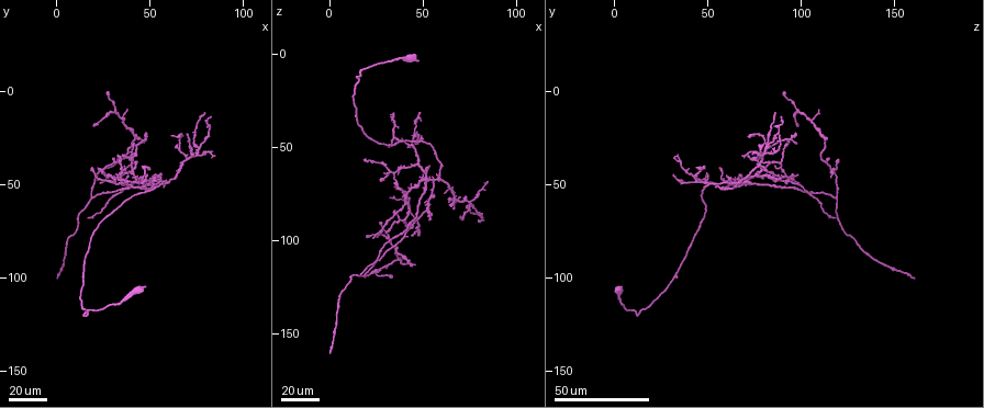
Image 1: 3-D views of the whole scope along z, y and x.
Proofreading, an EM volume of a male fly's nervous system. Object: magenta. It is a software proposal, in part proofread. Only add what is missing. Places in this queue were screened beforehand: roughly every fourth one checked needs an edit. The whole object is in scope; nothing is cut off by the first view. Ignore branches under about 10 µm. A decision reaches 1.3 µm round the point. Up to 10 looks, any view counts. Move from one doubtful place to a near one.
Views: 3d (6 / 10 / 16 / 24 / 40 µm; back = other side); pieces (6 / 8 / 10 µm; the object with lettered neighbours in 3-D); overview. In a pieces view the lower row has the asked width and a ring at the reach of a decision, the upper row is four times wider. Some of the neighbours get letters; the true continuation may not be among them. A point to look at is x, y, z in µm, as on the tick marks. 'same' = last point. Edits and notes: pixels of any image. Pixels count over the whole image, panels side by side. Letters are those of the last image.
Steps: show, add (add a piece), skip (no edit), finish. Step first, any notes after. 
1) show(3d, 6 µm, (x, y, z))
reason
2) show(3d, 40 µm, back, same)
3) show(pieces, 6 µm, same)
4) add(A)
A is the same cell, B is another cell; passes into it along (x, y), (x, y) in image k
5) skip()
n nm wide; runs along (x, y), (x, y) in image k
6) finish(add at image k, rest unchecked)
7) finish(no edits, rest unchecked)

show(3d, 24 µm, (23, 49, 98))
an open end

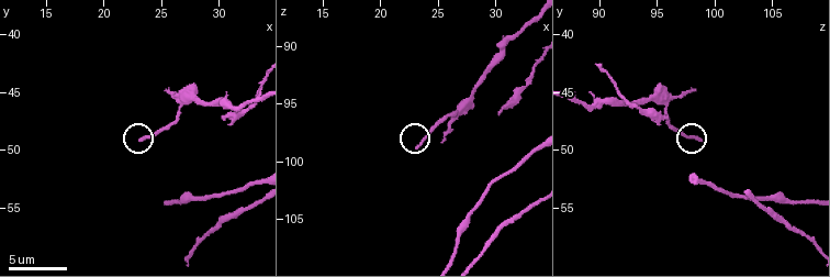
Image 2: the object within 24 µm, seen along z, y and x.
show(pieces, 6 µm, (23.4, 49.0, 98.8))

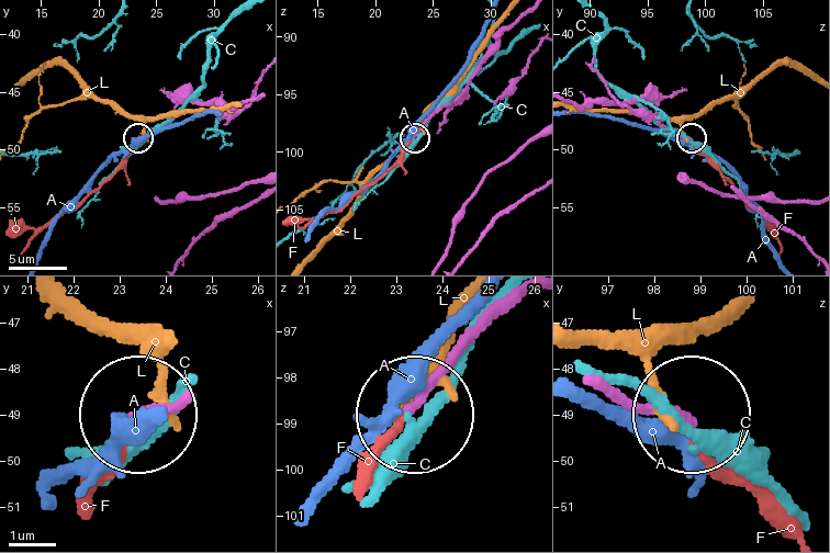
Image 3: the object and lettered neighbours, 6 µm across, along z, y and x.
add(F)
F is the same cell, A, C and L are other cells; passes into it along (524, 295), (387, 444) in image 3; the cell continues

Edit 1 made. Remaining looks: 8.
show(3d, 40 µm, (43, 29, 97))
an open end

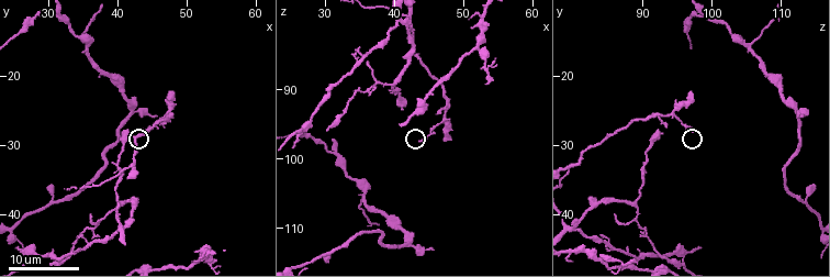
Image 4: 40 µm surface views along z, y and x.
show(pieces, 6 µm, (43.5, 27.5, 97.5))

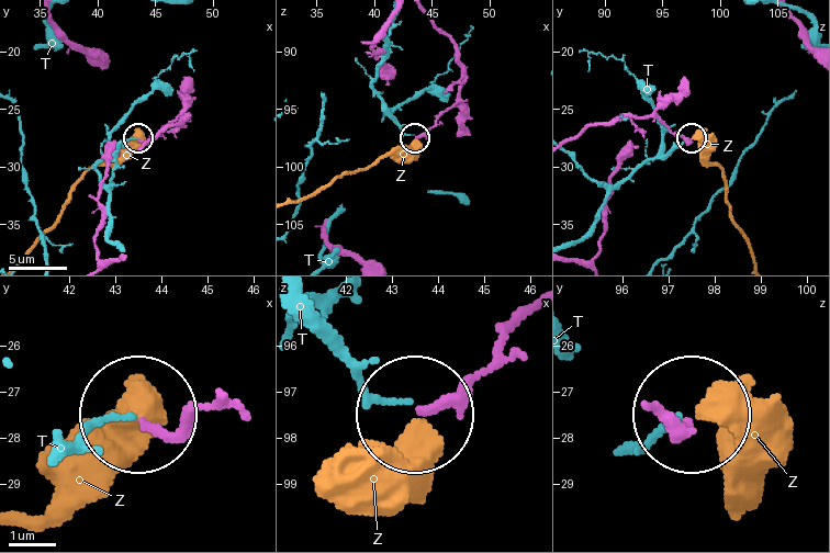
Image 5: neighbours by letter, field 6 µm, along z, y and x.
skip()
T and Z are other cells; runs along (534, 304), (462, 386), (419, 410) in image 5; none of them fits

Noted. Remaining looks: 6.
show(3d, 24 µm, (38, 10, 110))
free end

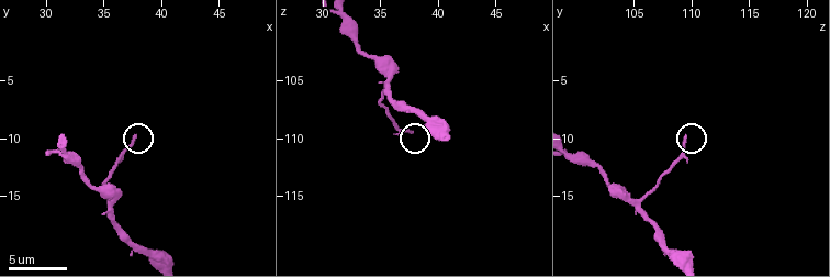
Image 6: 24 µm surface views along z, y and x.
show(pieces, 10 µm, (37.6, 10.0, 109.6))

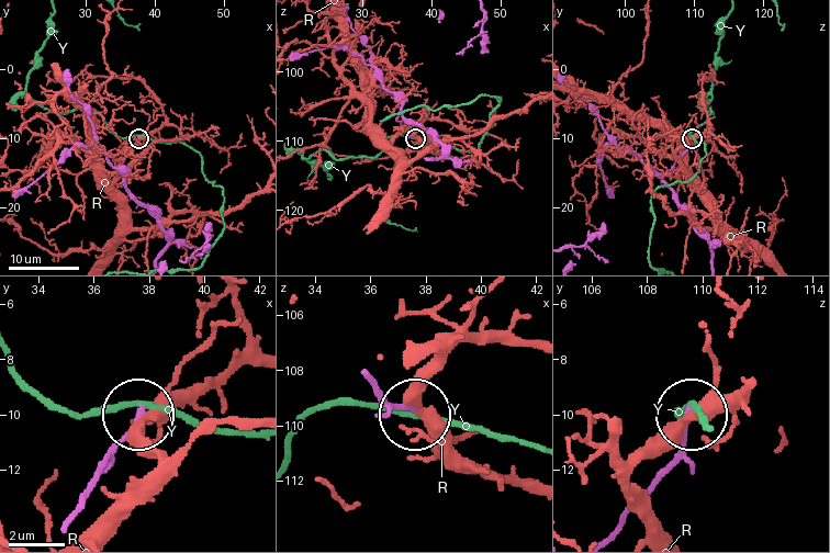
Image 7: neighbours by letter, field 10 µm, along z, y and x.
skip()
R and Y are other cells; runs along (626, 512), (677, 449), (684, 416) in image 7; none of them fits

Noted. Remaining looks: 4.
show(3d, 40 µm, (67, 37, 83))
an open end

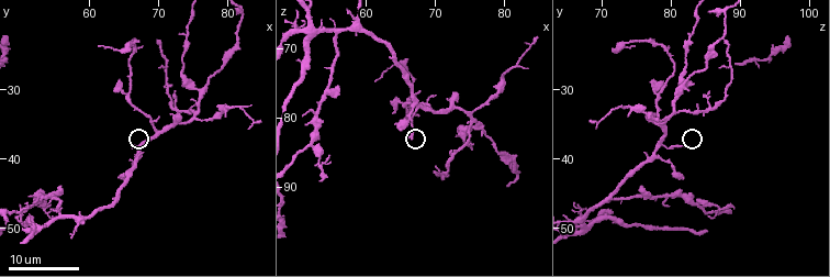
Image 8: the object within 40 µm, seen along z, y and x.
show(pieces, 8 µm, (66.0, 38.0, 82.5))

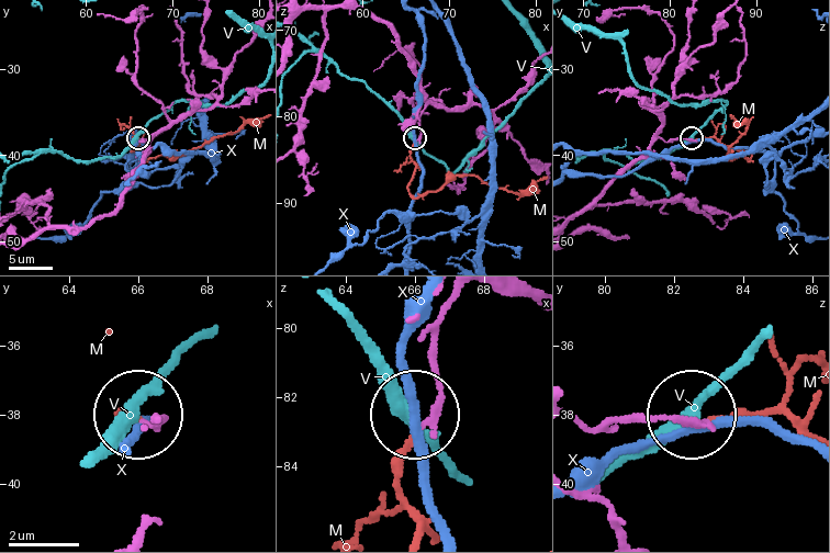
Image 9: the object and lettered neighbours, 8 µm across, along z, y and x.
add(M)
220 nm wide; M is the same cell, V and X are other cells; passes into it along (434, 340), (434, 407), (399, 478), (416, 531) in image 9; it goes on there

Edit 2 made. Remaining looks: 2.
show(3d, 40 µm, (-1, 100, 159))

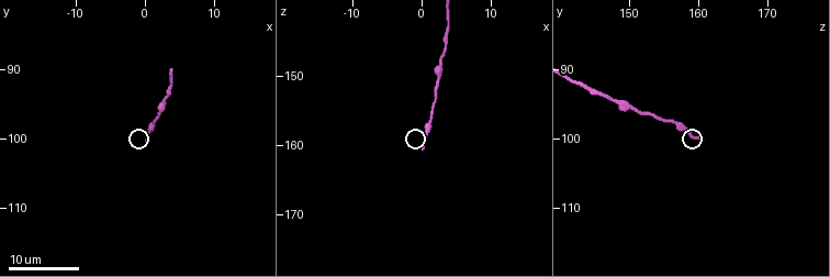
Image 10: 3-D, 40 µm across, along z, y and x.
show(pieces, 10 µm, (0.5, 100.5, 160.5))

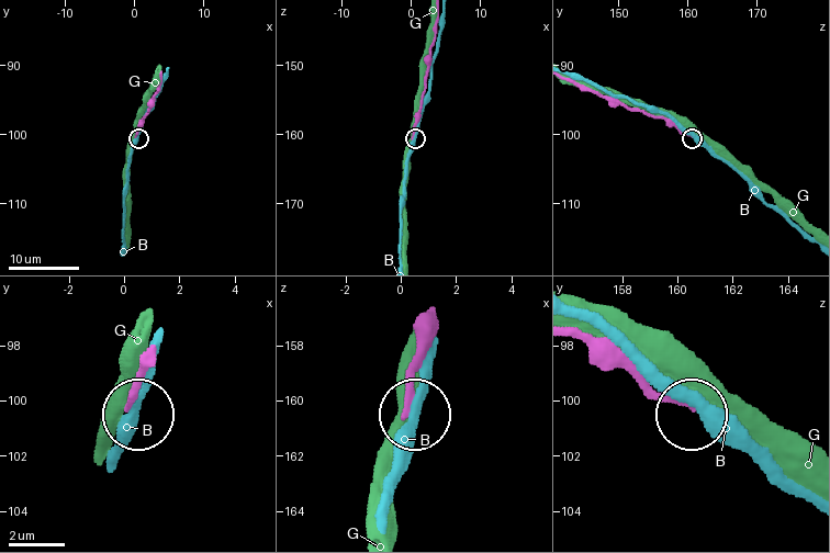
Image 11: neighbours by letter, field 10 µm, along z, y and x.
skip()
220 nm wide; B and G are other cells; runs along (574, 328), (610, 347), (652, 388), (693, 408) in image 11; no lettered piece goes on from it

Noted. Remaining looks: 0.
finish(add at image 3, add at image 9, rest unchecked)

